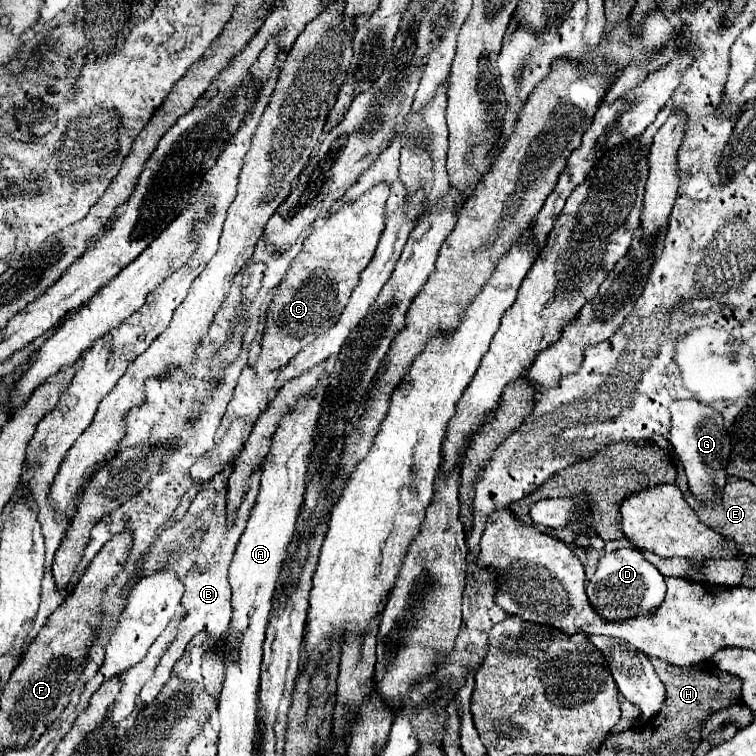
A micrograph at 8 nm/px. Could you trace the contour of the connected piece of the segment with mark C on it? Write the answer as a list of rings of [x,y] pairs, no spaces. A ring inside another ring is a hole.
[[[378,183],[356,201],[344,203],[306,235],[300,255],[290,263],[290,269],[266,309],[260,353],[284,353],[286,361],[290,361],[298,351],[334,327],[338,311],[344,311],[360,281],[360,273],[374,257],[378,239],[384,231],[384,209],[390,193],[388,183]]]

